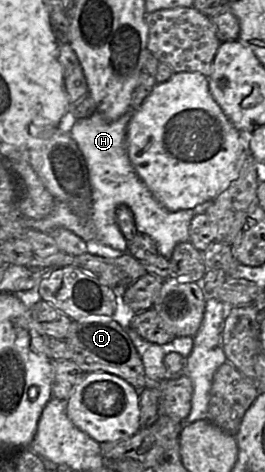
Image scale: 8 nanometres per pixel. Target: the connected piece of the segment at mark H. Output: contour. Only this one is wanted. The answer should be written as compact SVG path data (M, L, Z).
M130 108L115 121L109 121L101 113L95 112L89 118L76 119L71 129L70 135L82 152L89 172L93 199L92 220L81 220L65 203L55 200L53 211L44 219L33 220L21 216L24 228L35 229L49 235L56 228L65 228L85 242L95 240L120 252L128 252L127 240L120 231L115 217L117 206L125 204L134 214L137 232L150 236L156 242L159 255L165 259L171 258L177 244L190 241L191 220L195 215L205 213L211 202L205 202L193 209L170 211L155 199L135 172L127 152L126 131L135 111Z

